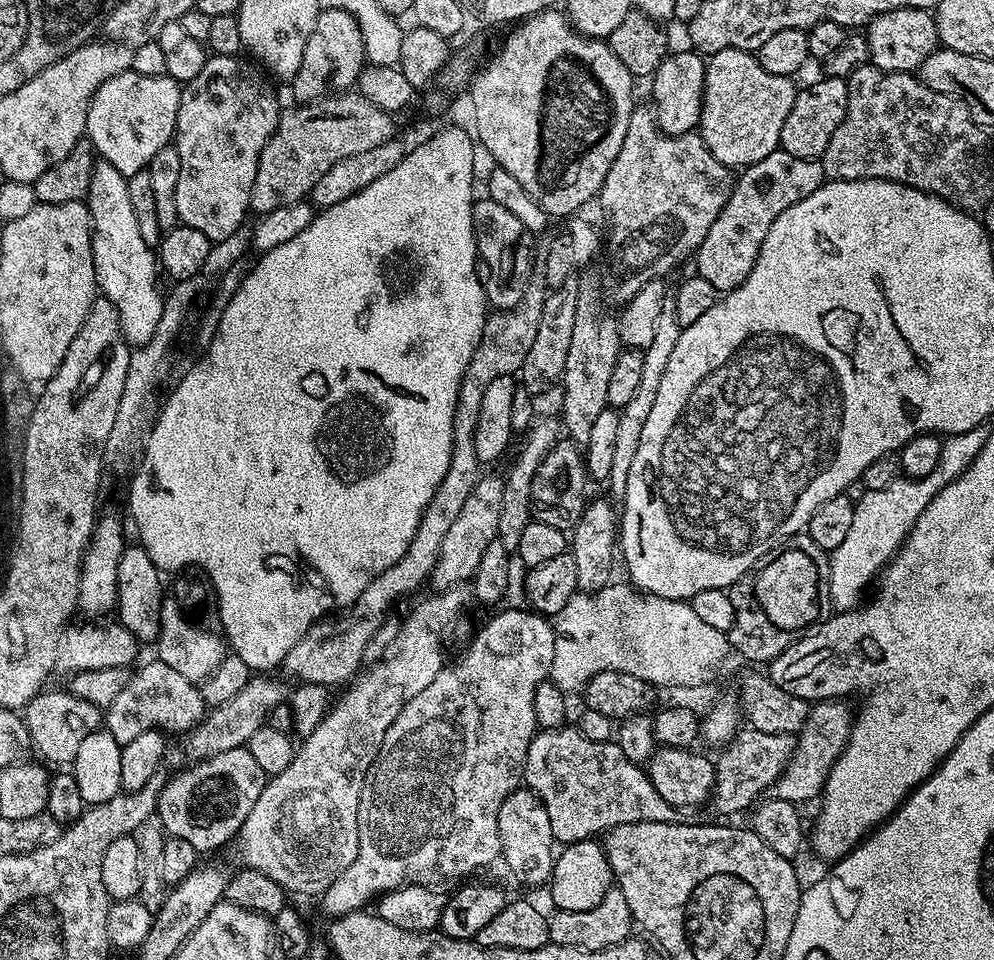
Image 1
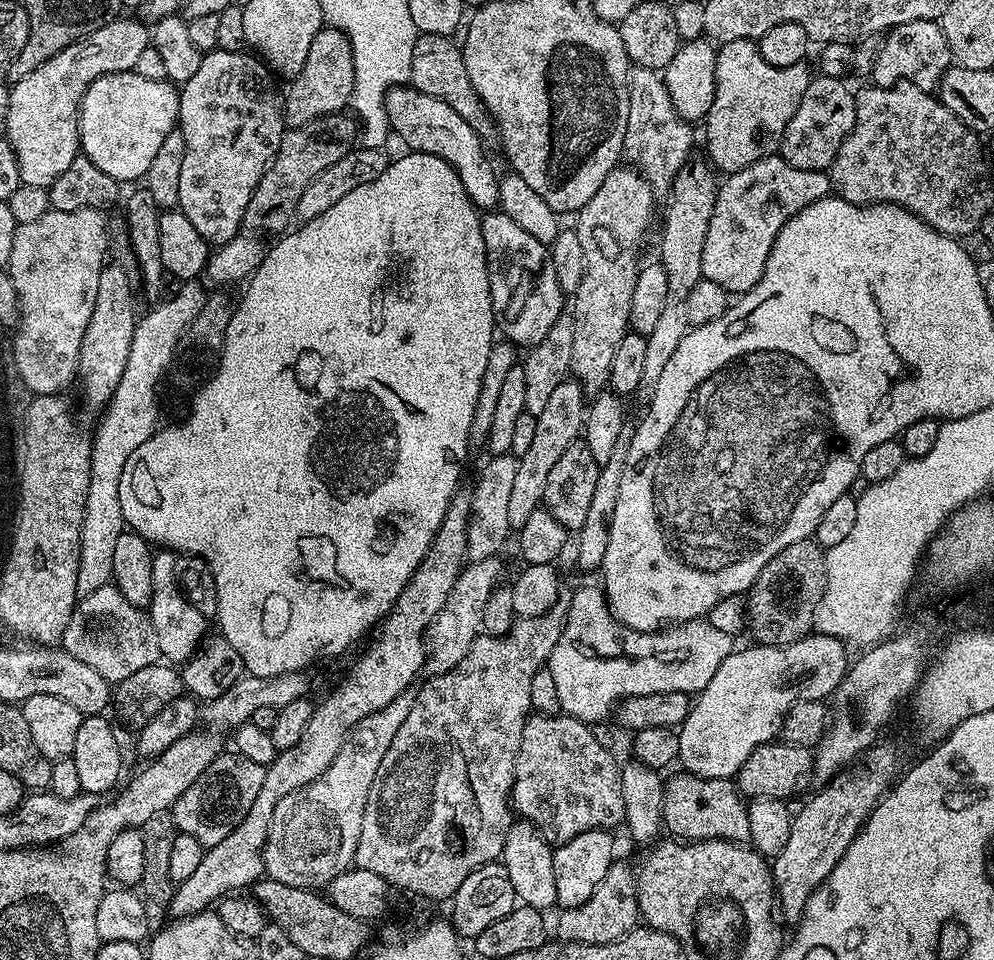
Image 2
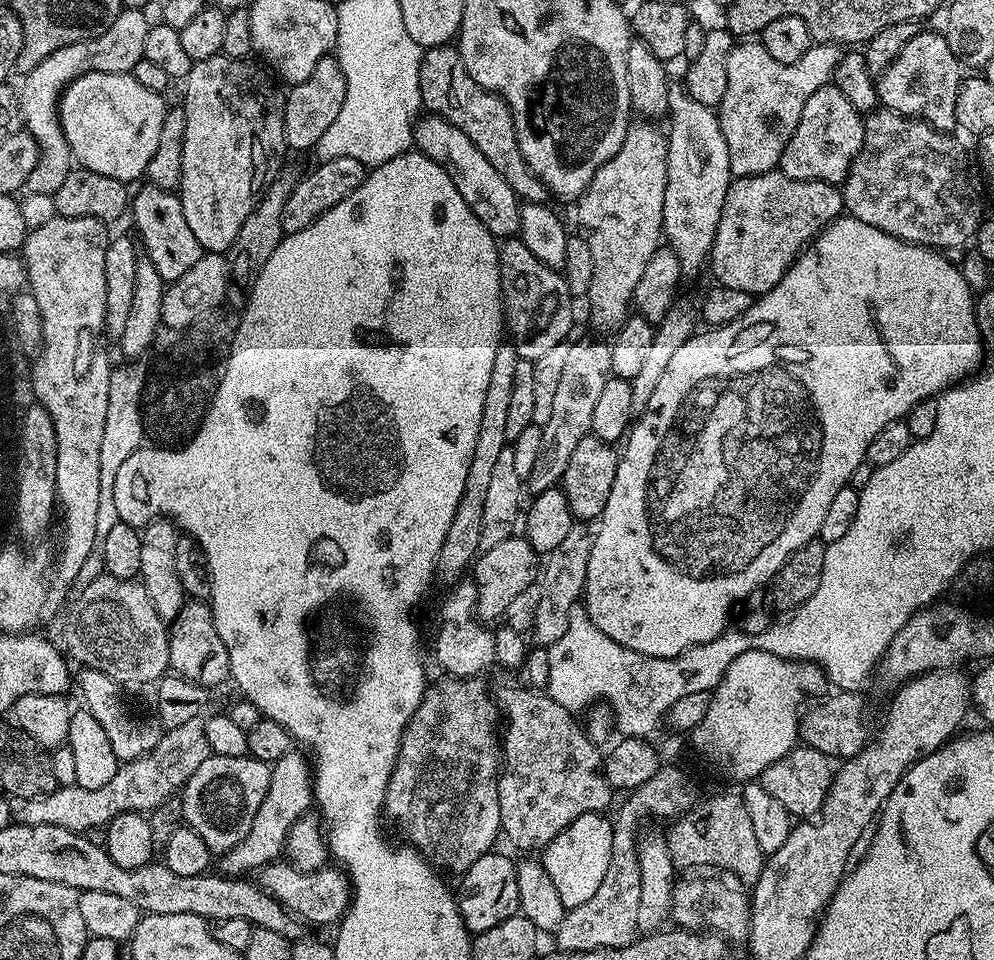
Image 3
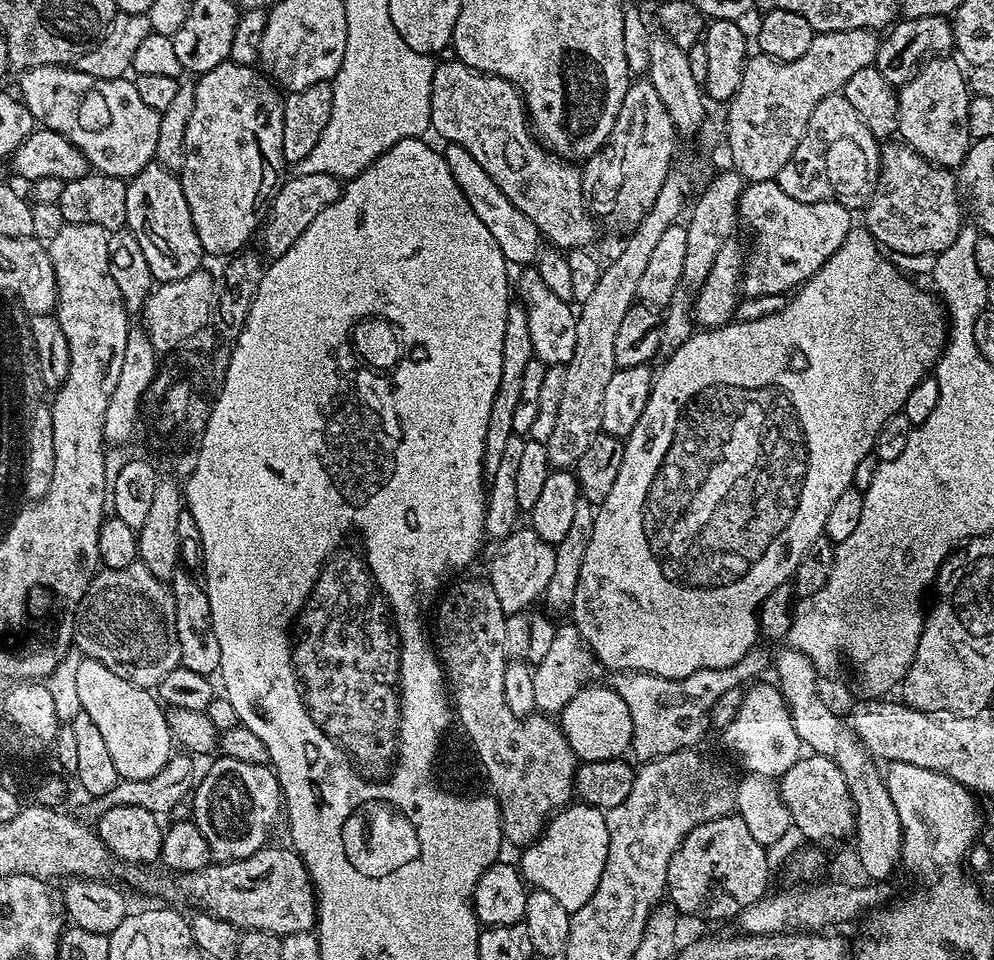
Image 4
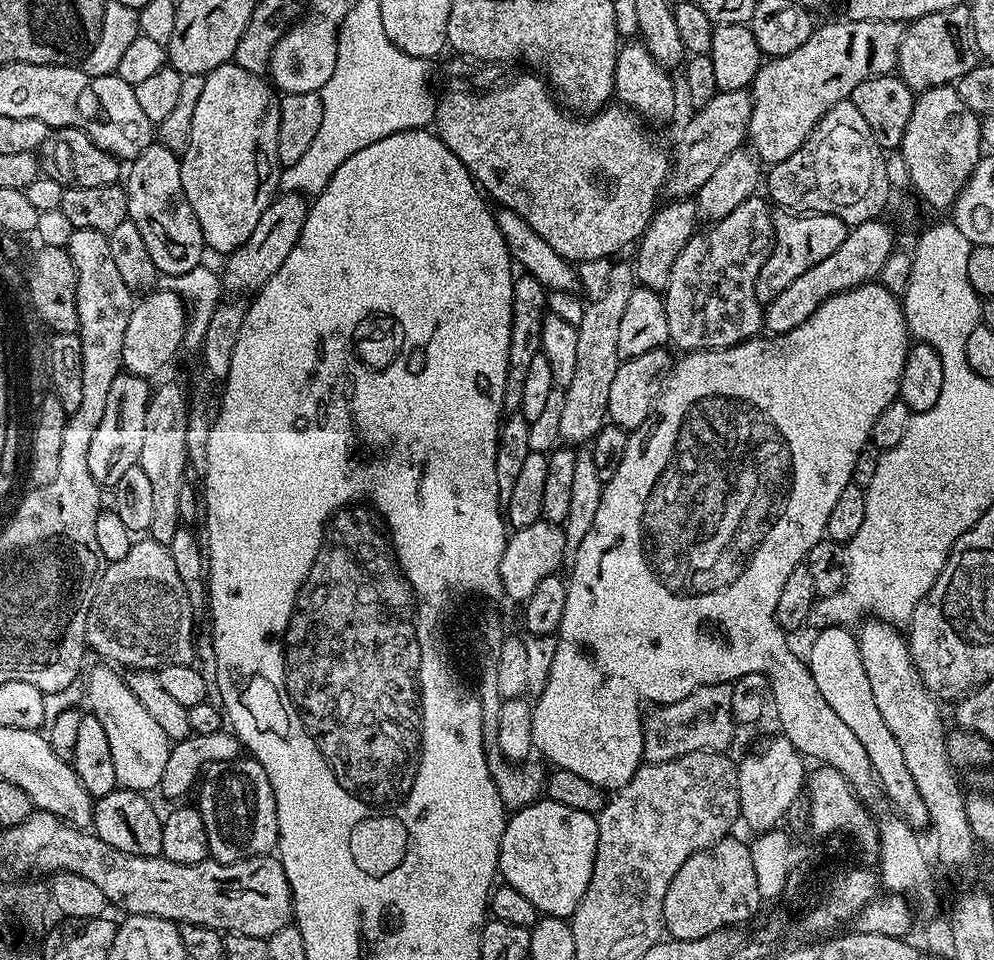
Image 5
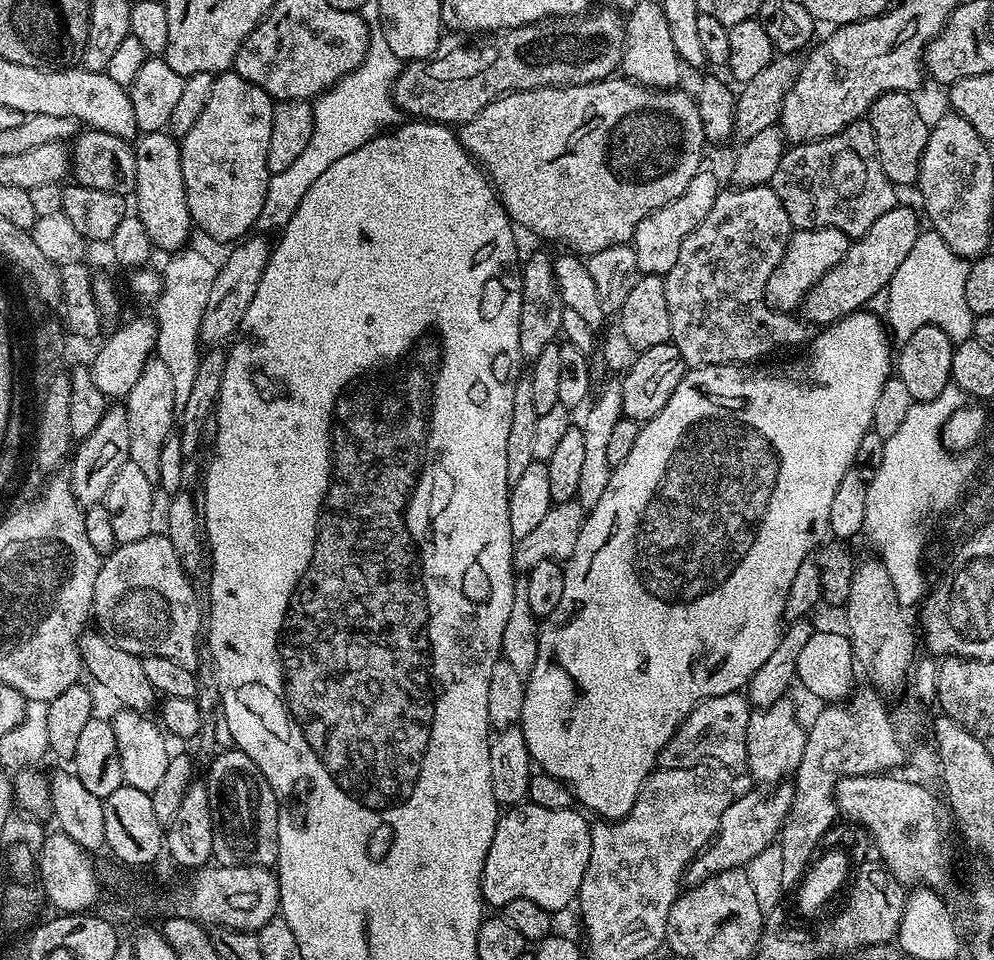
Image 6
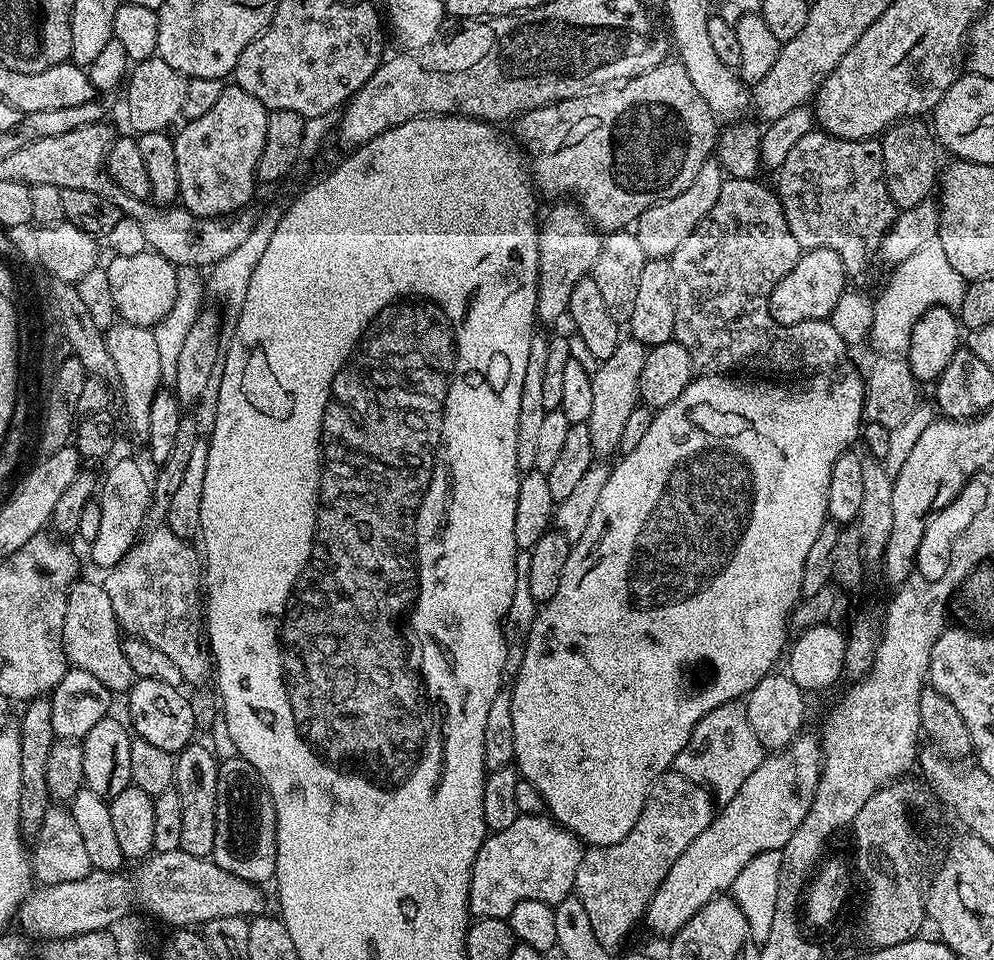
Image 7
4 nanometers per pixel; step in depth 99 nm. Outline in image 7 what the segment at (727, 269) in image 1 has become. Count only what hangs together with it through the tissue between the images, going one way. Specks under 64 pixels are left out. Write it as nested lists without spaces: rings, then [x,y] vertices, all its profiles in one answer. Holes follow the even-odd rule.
[[[807,249],[798,258],[794,270],[790,270],[790,274],[786,274],[786,278],[782,278],[778,286],[774,286],[768,299],[768,313],[772,315],[776,325],[789,330],[795,329],[795,324],[808,324],[811,320],[827,321],[834,306],[845,294],[844,280],[846,281],[846,273],[842,260],[838,258],[838,254],[834,254],[834,250]]]

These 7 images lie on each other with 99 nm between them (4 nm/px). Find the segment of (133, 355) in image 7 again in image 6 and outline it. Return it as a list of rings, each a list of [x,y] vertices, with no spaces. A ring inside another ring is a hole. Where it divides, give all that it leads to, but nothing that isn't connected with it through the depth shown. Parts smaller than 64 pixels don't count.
[[[157,358],[148,361],[142,374],[138,374],[138,382],[134,382],[127,396],[123,397],[122,407],[126,410],[130,426],[128,459],[131,467],[133,469],[136,467],[145,476],[143,477],[145,481],[159,481],[162,446],[168,441],[168,437],[173,435],[174,425],[178,420],[178,413],[174,406],[173,381],[164,362]]]

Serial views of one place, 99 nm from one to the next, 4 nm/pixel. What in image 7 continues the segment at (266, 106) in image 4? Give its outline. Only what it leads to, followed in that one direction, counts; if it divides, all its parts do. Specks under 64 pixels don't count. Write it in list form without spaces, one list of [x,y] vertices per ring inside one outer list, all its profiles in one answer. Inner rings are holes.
[[[226,86],[218,103],[202,118],[187,121],[180,133],[175,133],[174,158],[178,158],[178,186],[180,187],[179,203],[199,216],[231,216],[249,207],[252,195],[258,189],[256,167],[258,158],[262,158],[262,146],[266,146],[266,122],[269,109],[246,94],[246,90],[235,86]]]

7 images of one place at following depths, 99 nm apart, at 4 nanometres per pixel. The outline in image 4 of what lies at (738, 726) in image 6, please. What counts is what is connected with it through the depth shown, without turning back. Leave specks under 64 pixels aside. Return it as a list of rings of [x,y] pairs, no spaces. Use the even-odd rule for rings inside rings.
[[[746,655],[728,668],[698,670],[681,680],[662,678],[649,672],[621,671],[613,675],[616,677],[610,680],[611,687],[616,689],[630,710],[631,755],[636,755],[637,761],[643,762],[674,754],[683,748],[692,748],[704,732],[713,702],[721,698],[726,690],[747,685],[753,679],[752,659],[751,655]]]

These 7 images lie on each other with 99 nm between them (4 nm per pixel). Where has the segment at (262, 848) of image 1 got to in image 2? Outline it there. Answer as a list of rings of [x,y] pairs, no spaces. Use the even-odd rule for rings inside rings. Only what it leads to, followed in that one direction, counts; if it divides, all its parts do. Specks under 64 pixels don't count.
[[[499,555],[482,558],[465,563],[460,571],[458,582],[454,582],[454,590],[450,590],[450,598],[446,598],[446,606],[438,610],[434,622],[428,627],[426,637],[426,672],[429,677],[441,676],[450,671],[470,650],[477,636],[482,632],[482,610],[486,610],[486,598],[501,583],[500,575],[504,568],[500,565]],[[407,691],[384,708],[371,712],[362,723],[352,729],[348,739],[344,741],[344,749],[336,755],[332,765],[321,774],[319,780],[294,790],[294,794],[286,794],[278,802],[278,806],[274,806],[274,818],[270,818],[270,830],[264,847],[264,870],[271,879],[286,882],[286,886],[320,890],[331,880],[338,878],[338,874],[353,867],[358,834],[362,834],[362,814],[366,810],[378,766],[386,750],[390,750],[390,742],[394,742],[398,726],[406,722],[406,714],[410,714],[413,699],[413,693]]]

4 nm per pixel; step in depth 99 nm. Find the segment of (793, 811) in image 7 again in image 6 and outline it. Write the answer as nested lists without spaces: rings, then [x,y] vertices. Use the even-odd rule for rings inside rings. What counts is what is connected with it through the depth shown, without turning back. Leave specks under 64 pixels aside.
[[[781,782],[771,790],[756,790],[748,792],[745,796],[737,795],[730,806],[726,806],[726,814],[722,814],[722,822],[716,831],[716,838],[692,861],[688,866],[686,880],[689,885],[695,886],[717,872],[725,872],[731,868],[743,869],[751,865],[756,856],[765,855],[768,848],[773,847],[774,841],[779,837],[788,817],[792,805],[793,785]]]

